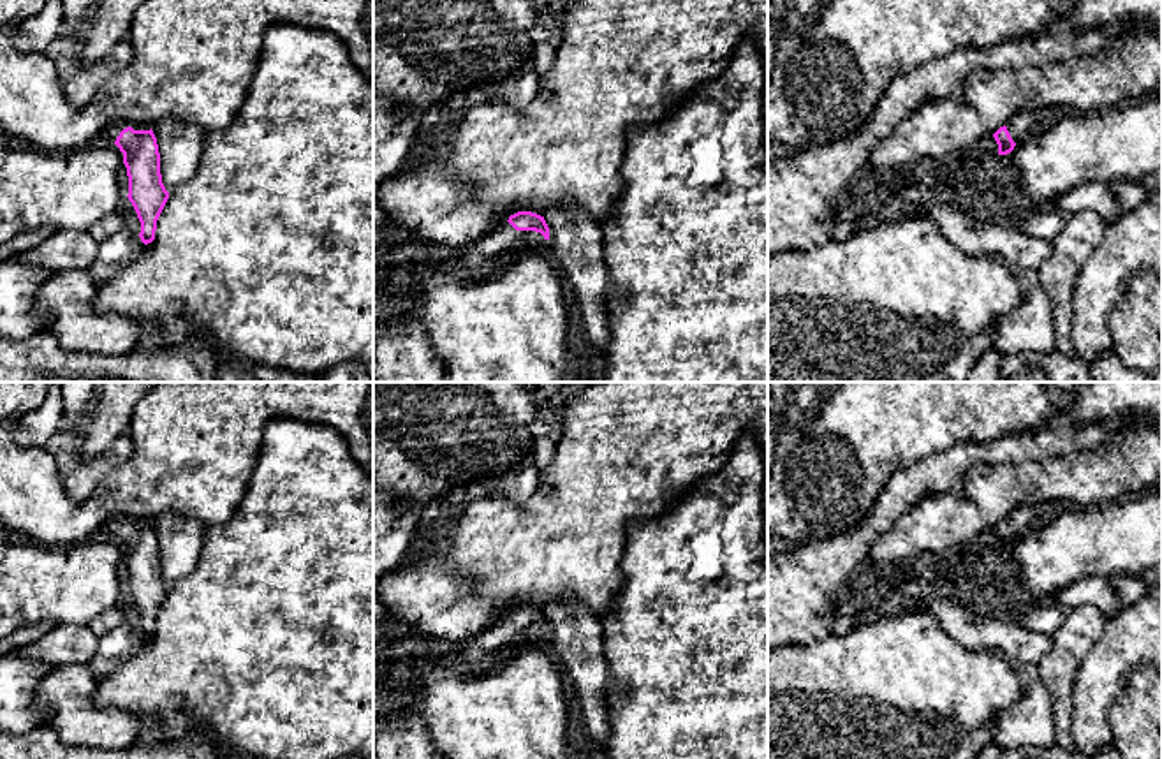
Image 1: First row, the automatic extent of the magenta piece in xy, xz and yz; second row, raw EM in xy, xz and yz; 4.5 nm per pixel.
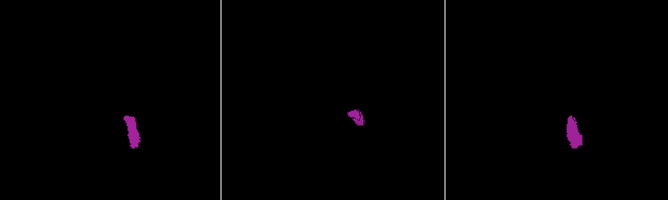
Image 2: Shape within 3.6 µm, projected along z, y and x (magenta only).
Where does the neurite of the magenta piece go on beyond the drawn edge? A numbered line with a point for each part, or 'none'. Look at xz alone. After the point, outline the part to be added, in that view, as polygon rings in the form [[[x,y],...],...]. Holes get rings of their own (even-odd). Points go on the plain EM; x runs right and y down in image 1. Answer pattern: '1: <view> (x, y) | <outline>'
1: xz (504, 634) | [[[504,616],[482,636],[463,643],[463,648],[452,655],[452,660],[477,667],[482,660],[500,652],[519,645],[532,645],[544,636],[541,627],[516,625],[509,616]]]

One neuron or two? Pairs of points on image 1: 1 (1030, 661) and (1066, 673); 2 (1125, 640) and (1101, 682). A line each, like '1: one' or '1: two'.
1: two
2: one

